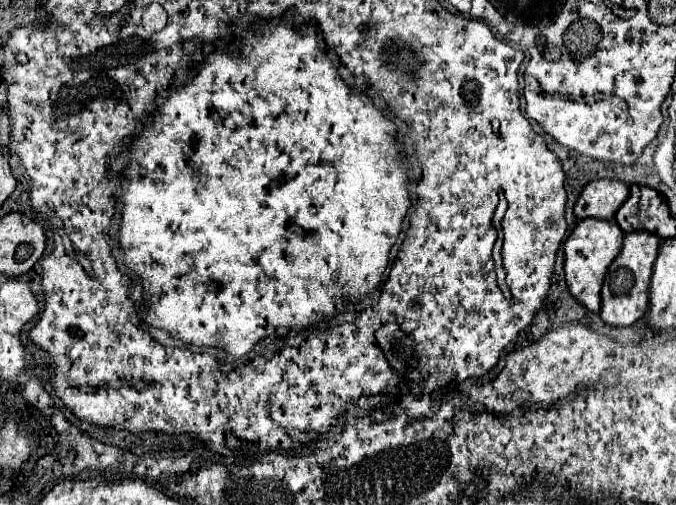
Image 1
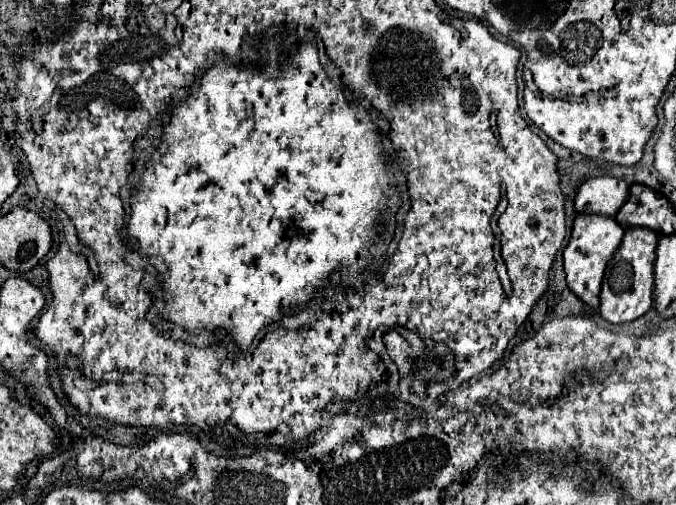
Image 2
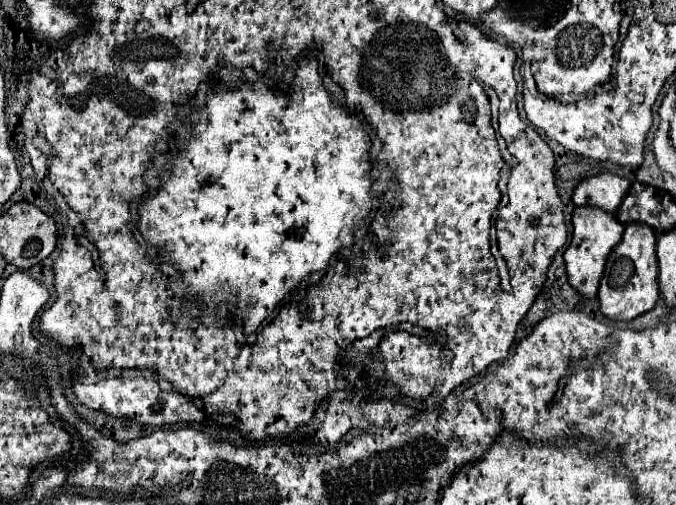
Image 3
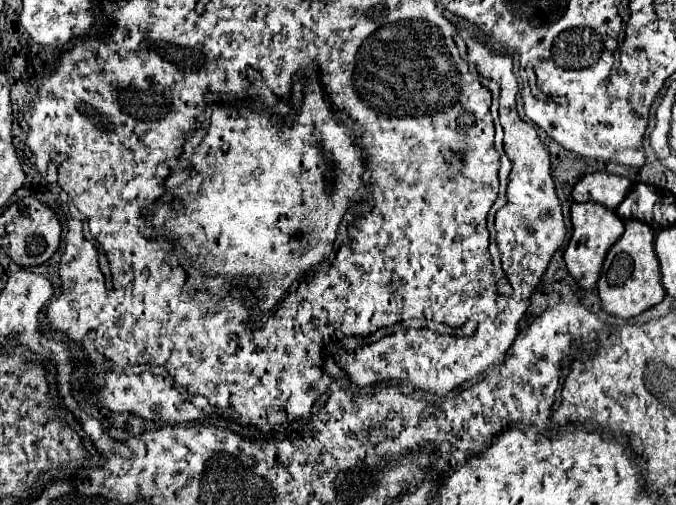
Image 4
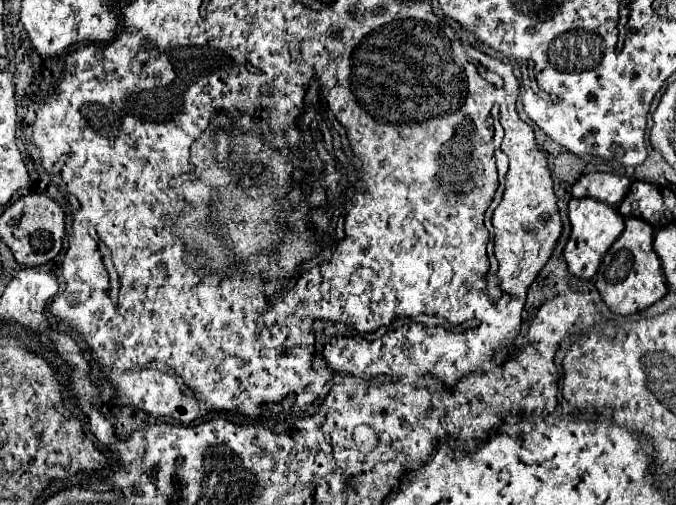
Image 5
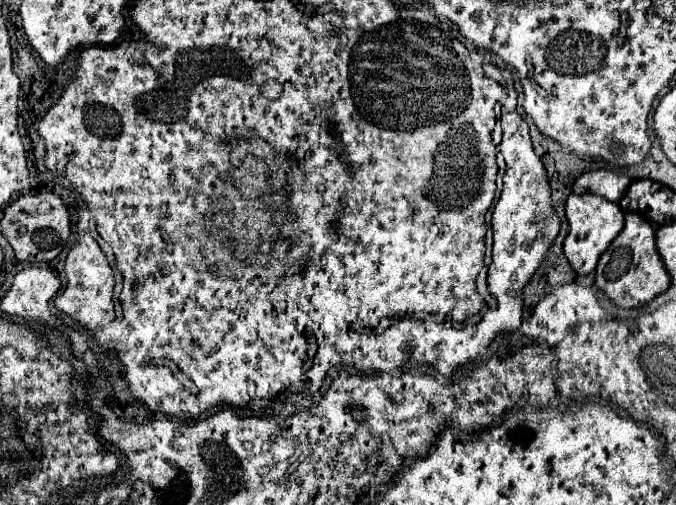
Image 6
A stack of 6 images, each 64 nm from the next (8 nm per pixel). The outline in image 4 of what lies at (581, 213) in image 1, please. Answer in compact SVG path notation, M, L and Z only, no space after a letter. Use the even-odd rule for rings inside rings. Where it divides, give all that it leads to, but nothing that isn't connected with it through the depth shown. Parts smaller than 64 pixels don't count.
M594 172L594 174L586 174L574 186L572 198L574 198L574 202L588 202L588 198L590 198L592 202L598 202L598 204L614 210L616 206L620 206L620 200L624 200L624 196L628 194L630 184L632 182L624 176Z

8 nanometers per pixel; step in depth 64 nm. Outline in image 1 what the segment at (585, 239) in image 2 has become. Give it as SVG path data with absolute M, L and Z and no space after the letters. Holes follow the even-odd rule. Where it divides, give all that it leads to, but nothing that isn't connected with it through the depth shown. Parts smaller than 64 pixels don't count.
M584 218L578 222L574 232L564 244L564 272L566 272L566 284L570 288L570 294L584 304L588 310L598 312L600 310L600 288L608 270L608 264L618 256L622 248L624 232L620 232L620 226L612 220L596 220L596 218Z

